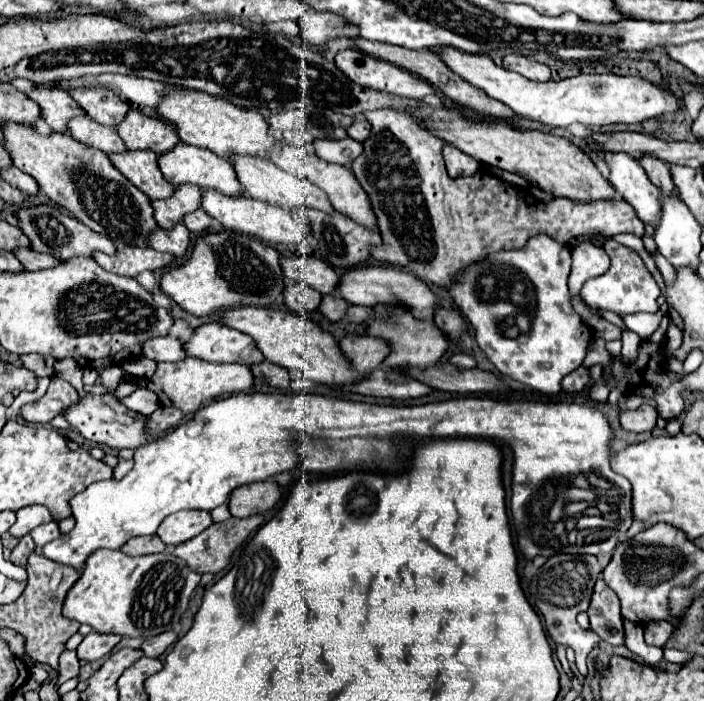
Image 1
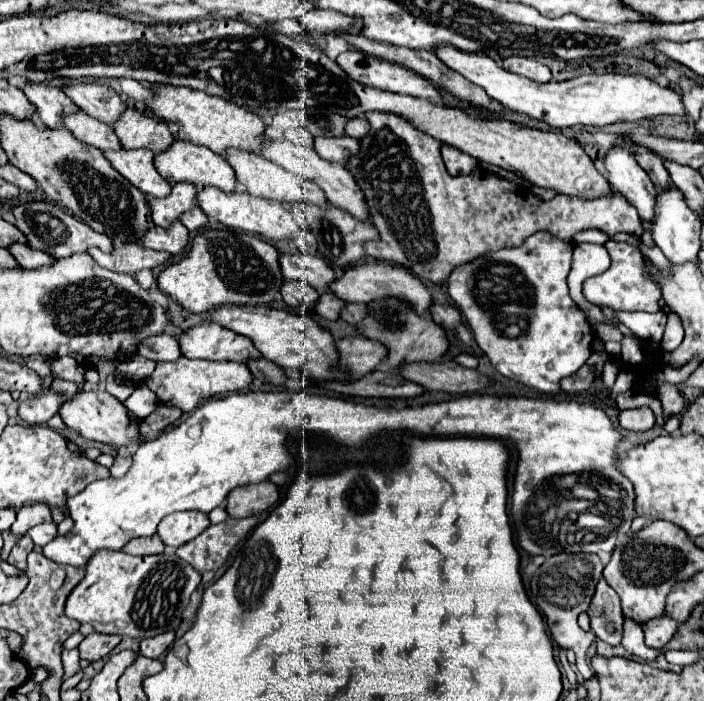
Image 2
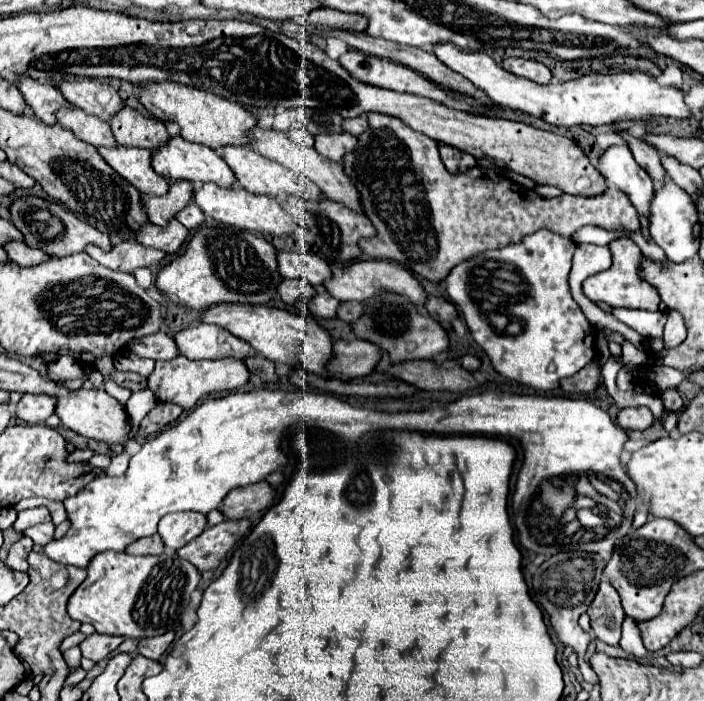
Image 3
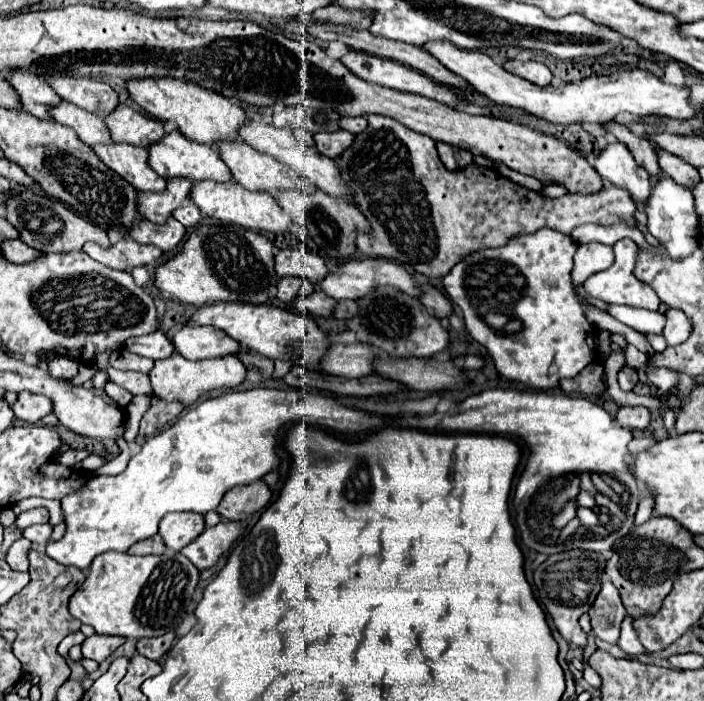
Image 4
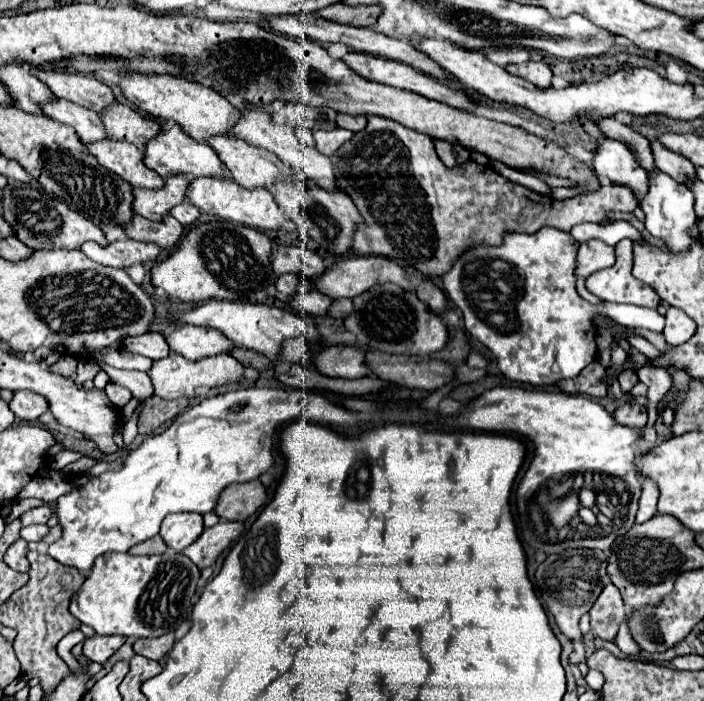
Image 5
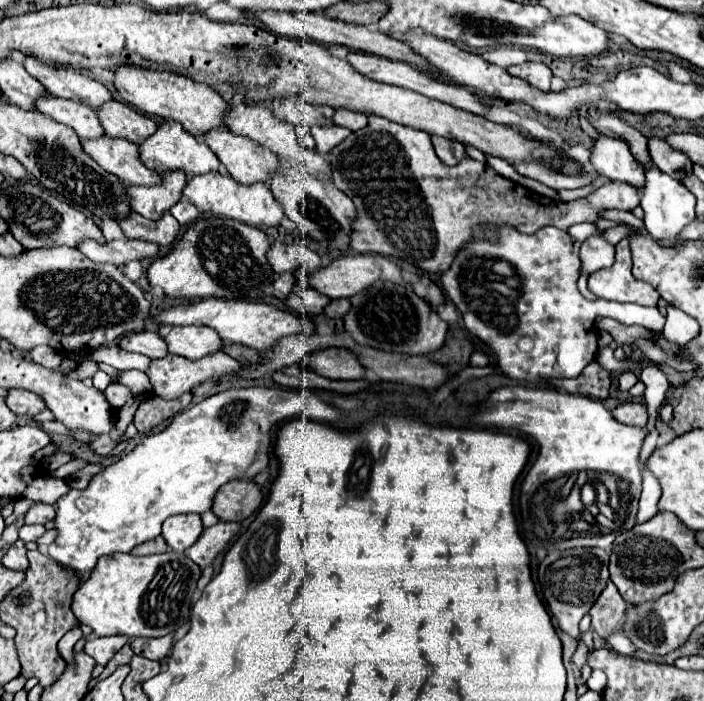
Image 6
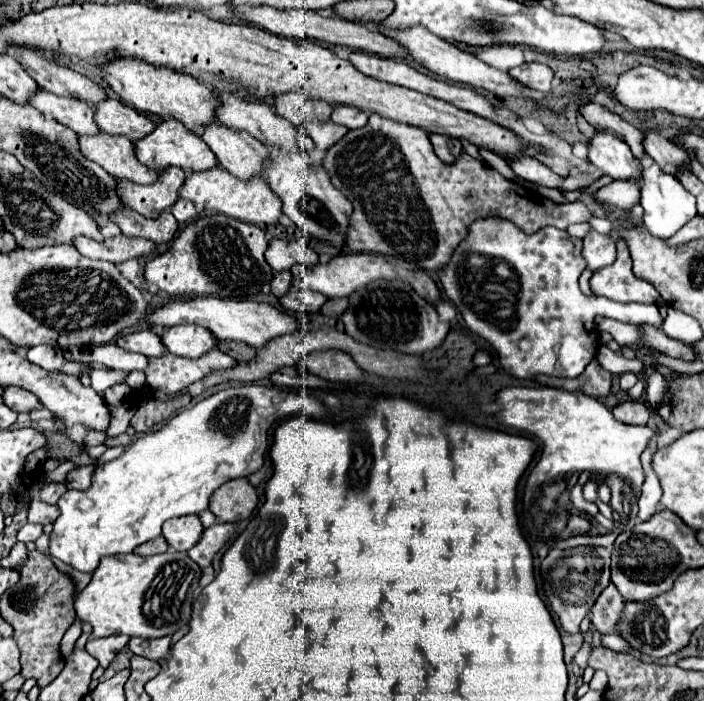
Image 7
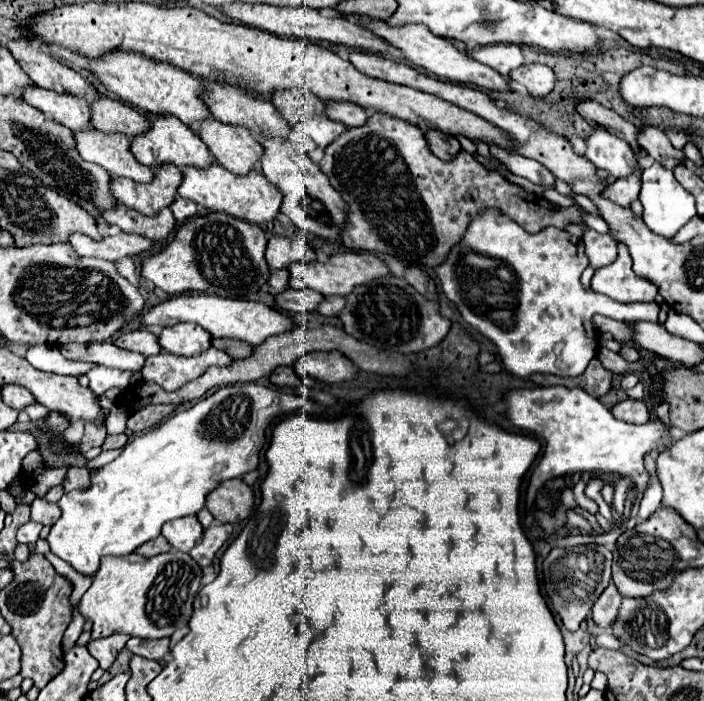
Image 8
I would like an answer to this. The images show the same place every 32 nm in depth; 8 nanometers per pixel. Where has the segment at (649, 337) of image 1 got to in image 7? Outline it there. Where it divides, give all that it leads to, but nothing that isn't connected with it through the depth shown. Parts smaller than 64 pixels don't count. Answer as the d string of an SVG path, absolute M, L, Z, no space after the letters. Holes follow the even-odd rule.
M486 218L470 226L468 238L454 250L450 264L440 270L438 276L466 326L496 348L500 366L510 376L520 380L534 380L538 374L576 378L584 372L584 366L594 360L598 350L597 332L593 328L596 316L602 314L636 326L652 324L660 328L664 324L656 304L622 304L602 296L584 296L578 288L578 278L586 266L580 252L582 242L572 238L566 230L546 226L536 234L524 234L508 220ZM520 342L528 342L528 348L520 348Z

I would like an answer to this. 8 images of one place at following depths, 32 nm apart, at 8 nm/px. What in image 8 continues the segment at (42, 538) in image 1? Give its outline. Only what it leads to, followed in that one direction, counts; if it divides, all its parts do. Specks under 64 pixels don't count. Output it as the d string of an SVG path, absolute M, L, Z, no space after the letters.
M26 522L24 526L18 528L18 542L24 542L24 544L34 544L40 536L40 530L42 530L42 524L36 524L36 522Z

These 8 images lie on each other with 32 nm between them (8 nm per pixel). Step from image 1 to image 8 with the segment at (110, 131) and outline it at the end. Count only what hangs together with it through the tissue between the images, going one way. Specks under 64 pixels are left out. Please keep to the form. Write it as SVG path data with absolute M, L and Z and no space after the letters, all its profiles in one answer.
M32 86L24 92L24 100L44 112L44 116L64 124L74 132L94 130L90 122L90 106L84 98L70 94L56 94L52 90L44 90L40 86Z

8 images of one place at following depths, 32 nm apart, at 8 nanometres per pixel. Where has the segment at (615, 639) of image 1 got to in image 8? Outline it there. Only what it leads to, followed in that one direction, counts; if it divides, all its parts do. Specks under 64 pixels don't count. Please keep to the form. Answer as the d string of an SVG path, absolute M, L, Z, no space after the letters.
M610 582L610 586L600 594L600 598L596 600L596 604L592 608L594 624L600 626L602 630L612 630L612 620L616 620L620 604L622 604L622 596L620 596L618 588Z

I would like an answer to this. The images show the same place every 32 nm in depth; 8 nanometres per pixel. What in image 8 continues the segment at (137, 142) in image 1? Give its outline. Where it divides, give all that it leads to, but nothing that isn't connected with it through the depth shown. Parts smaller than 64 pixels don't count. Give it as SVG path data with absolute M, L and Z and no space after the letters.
M102 98L92 102L92 124L96 130L102 132L120 132L128 138L136 138L144 132L148 132L150 120L130 108L128 104L112 98Z

